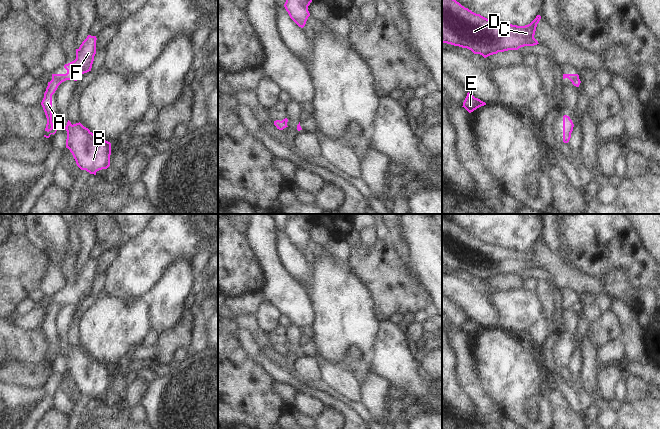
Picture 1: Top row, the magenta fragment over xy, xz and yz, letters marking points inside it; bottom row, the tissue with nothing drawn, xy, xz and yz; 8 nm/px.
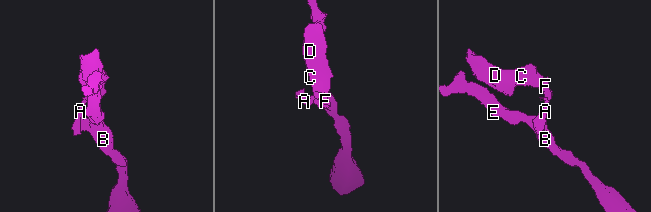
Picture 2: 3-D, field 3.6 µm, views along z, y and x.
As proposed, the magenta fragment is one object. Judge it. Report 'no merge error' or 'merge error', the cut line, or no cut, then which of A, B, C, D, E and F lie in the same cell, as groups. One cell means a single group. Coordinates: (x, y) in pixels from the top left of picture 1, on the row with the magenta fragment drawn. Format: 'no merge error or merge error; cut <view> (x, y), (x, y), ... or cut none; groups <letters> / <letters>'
merge error; cut xy (52, 79), (61, 82); groups A B E / C D F

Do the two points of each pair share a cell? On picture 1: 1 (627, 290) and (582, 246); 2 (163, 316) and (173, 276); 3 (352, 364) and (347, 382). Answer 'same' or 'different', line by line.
1: different
2: same
3: different

